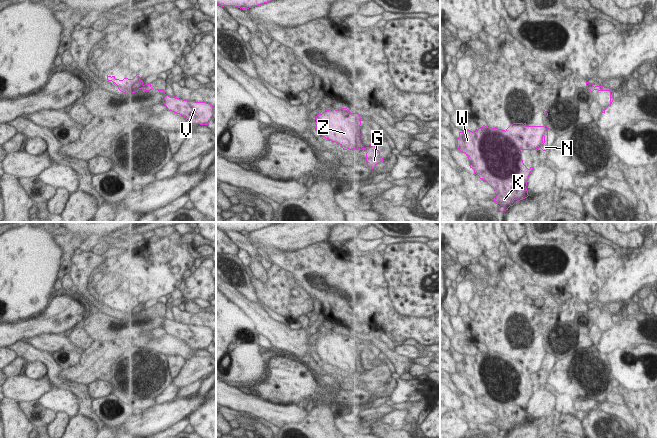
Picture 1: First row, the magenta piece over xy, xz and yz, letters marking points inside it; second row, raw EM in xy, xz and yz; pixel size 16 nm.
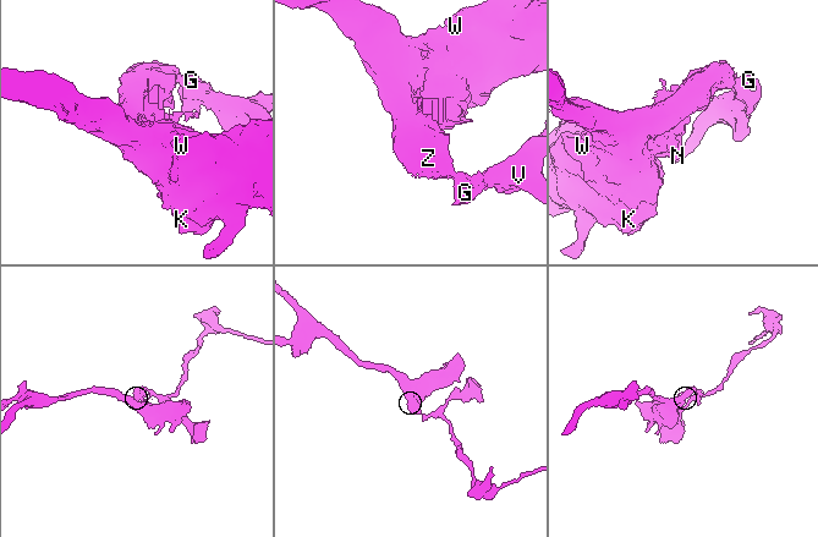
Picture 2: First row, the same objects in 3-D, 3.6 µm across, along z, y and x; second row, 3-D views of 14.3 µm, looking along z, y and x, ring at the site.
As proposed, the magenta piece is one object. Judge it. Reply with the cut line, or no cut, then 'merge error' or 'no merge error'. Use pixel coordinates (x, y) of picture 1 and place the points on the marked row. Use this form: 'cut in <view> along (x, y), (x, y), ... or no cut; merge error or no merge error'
cut in xy along (143, 85), (140, 88); merge error

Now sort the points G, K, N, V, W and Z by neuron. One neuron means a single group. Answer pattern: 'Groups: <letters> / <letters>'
Groups: G V / K N W Z

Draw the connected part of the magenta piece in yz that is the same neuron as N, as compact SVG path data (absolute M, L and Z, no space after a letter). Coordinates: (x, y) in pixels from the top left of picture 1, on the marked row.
M513 123L506 130L487 127L483 125L476 131L467 130L459 132L457 139L457 148L465 153L469 159L469 166L474 170L480 179L486 181L497 192L497 196L492 199L499 206L500 212L508 210L516 202L527 198L527 181L534 167L529 169L524 165L521 150L536 150L541 148L543 151L548 150L548 127L544 126L527 126L526 123Z

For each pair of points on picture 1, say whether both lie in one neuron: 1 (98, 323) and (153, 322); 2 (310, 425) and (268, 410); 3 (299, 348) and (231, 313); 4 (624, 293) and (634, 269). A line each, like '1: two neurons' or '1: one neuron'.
1: one neuron
2: two neurons
3: two neurons
4: one neuron

